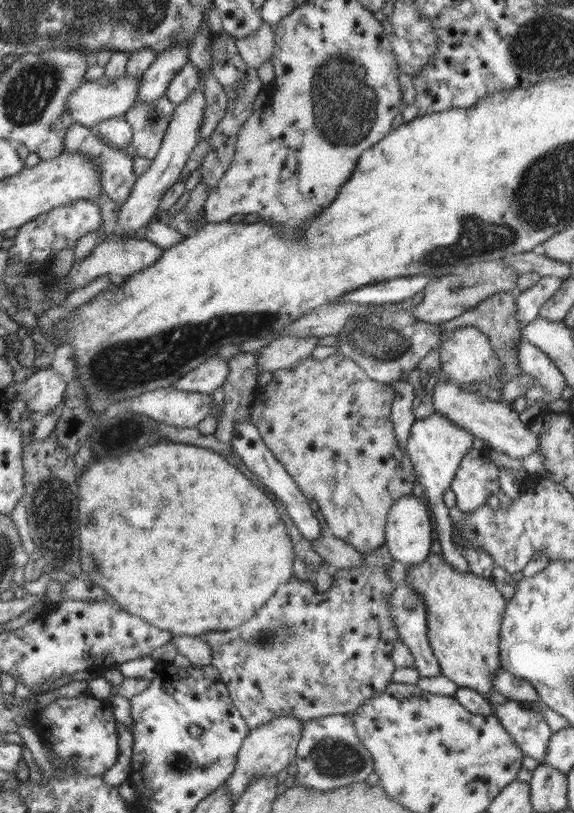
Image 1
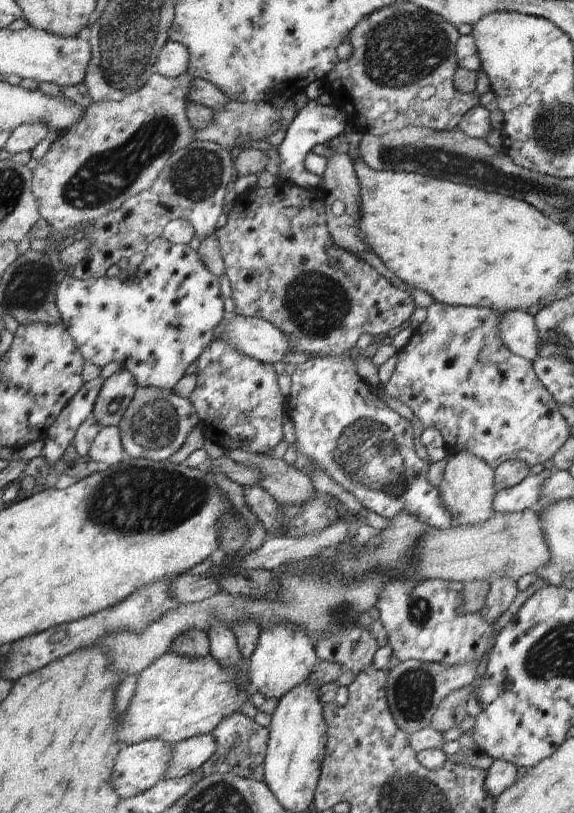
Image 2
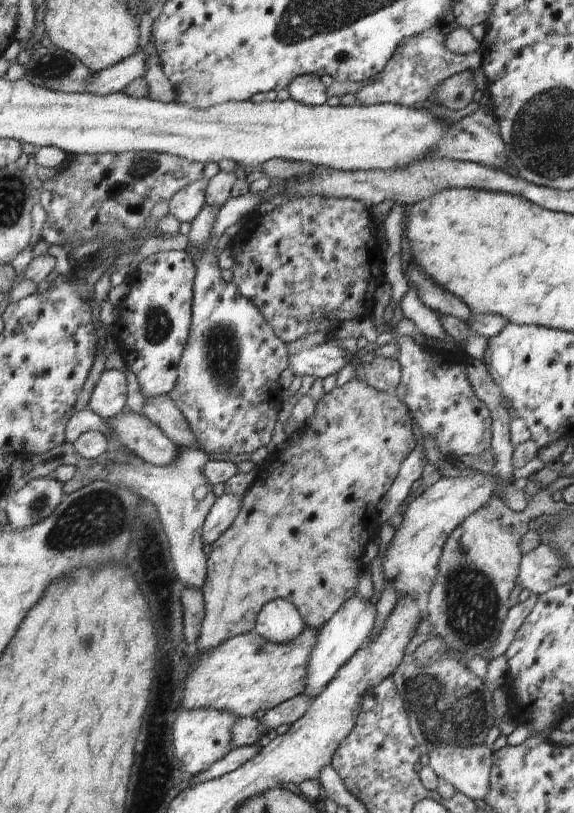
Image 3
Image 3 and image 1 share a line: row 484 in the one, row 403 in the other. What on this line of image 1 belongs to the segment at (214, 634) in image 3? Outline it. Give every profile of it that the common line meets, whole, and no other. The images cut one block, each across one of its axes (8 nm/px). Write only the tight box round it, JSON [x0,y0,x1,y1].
[251,354,416,553]

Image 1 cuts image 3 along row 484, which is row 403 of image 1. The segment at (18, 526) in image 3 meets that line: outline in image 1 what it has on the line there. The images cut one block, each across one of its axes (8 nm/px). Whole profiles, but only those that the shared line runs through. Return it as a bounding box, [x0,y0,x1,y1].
[5,365,66,416]

